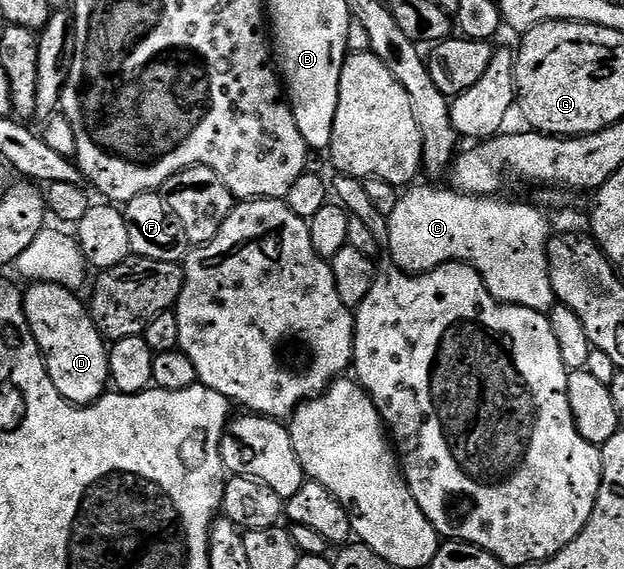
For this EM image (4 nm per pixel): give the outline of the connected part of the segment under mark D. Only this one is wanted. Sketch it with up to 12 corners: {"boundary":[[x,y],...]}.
{"boundary":[[63,286],[26,287],[23,311],[57,392],[109,390],[109,346]]}

